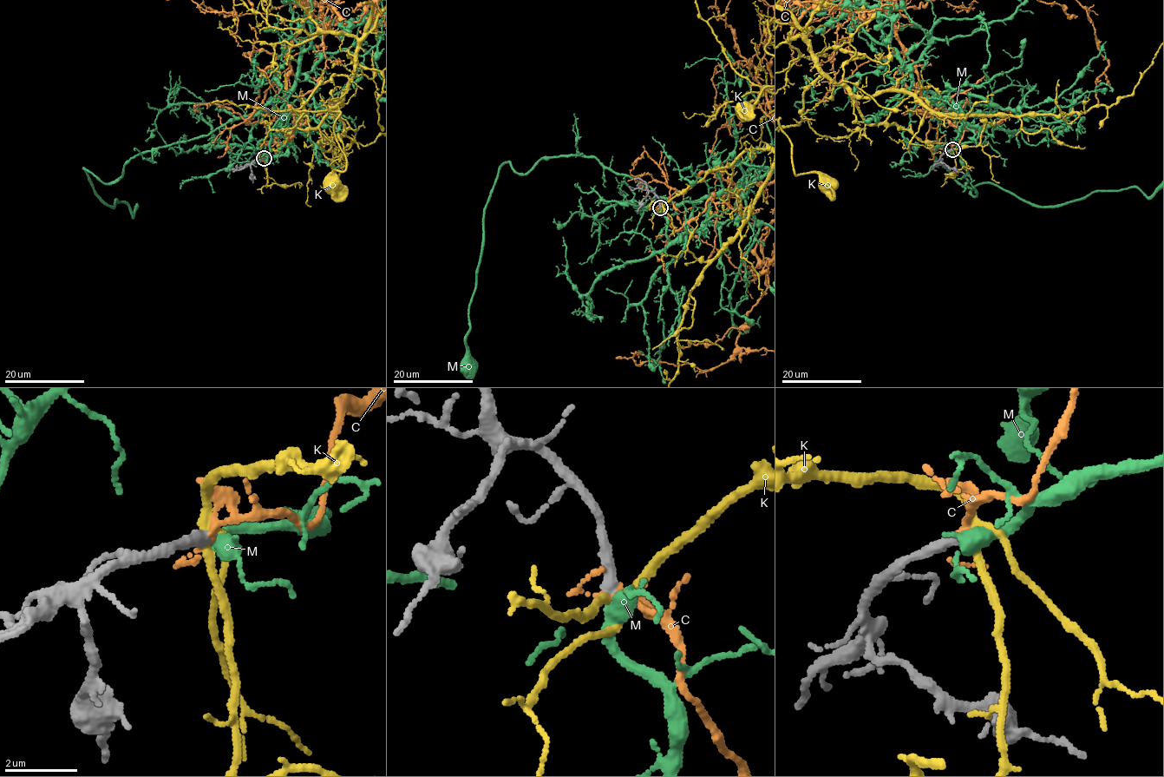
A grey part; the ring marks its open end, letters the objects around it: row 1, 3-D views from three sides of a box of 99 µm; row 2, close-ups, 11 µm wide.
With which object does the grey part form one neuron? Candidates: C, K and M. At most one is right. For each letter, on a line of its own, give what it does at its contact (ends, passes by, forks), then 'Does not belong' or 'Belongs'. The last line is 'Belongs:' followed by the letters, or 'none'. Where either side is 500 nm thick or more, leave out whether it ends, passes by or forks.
C: It forks there. Does not belong
K: It forks there. Does not belong
M: It forks there. Belongs
Belongs: M

